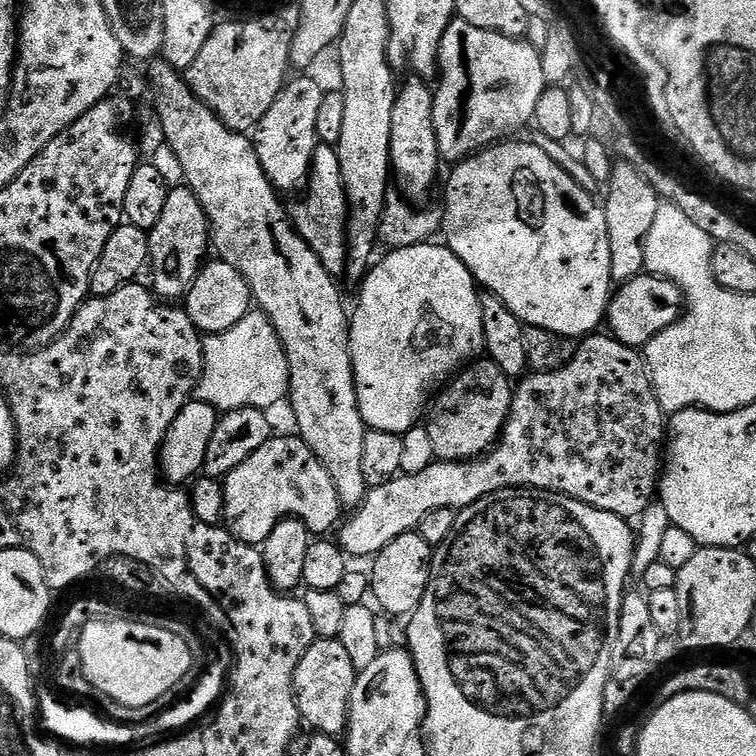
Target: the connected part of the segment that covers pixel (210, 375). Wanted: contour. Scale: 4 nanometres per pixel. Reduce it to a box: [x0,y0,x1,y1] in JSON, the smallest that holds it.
[195,310,290,413]

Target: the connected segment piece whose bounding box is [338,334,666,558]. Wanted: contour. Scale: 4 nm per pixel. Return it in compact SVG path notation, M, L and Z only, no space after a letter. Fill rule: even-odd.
M593 334L583 337L576 344L576 354L568 364L562 365L552 372L535 372L525 375L523 379L515 385L512 393L512 409L508 411L508 420L504 424L504 430L500 433L500 439L496 441L494 447L485 452L483 456L474 460L441 460L437 463L426 466L426 470L421 470L419 474L405 476L403 474L396 476L386 486L369 488L364 500L360 503L359 508L351 513L352 516L339 525L338 543L349 557L368 556L375 558L398 534L415 532L419 529L422 518L430 514L433 510L446 510L447 508L462 509L478 502L478 498L494 494L498 490L507 488L540 488L544 492L560 492L564 496L574 498L578 502L586 502L598 510L606 510L615 516L625 518L638 518L644 511L652 505L654 497L658 492L658 481L661 478L662 471L662 445L666 440L666 414L656 397L656 391L652 388L652 377L648 374L648 366L644 362L643 355L637 349L626 346L618 342L611 335Z

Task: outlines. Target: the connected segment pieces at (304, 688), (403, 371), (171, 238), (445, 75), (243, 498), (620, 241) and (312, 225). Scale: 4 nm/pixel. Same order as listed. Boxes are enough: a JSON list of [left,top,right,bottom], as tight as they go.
[[292,638,357,737],[348,243,484,434],[148,186,210,302],[433,18,545,161],[223,435,342,546],[602,162,662,286],[290,143,348,278]]

